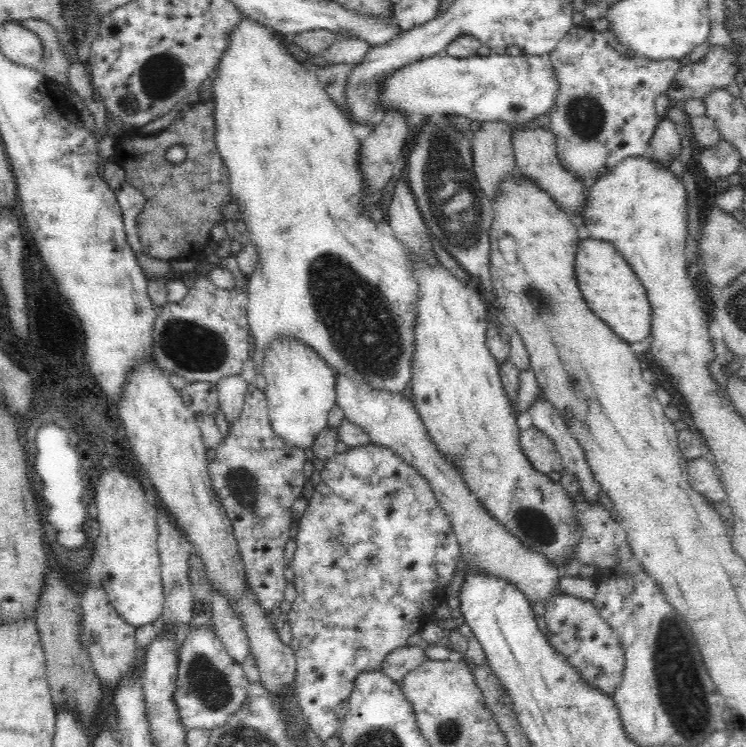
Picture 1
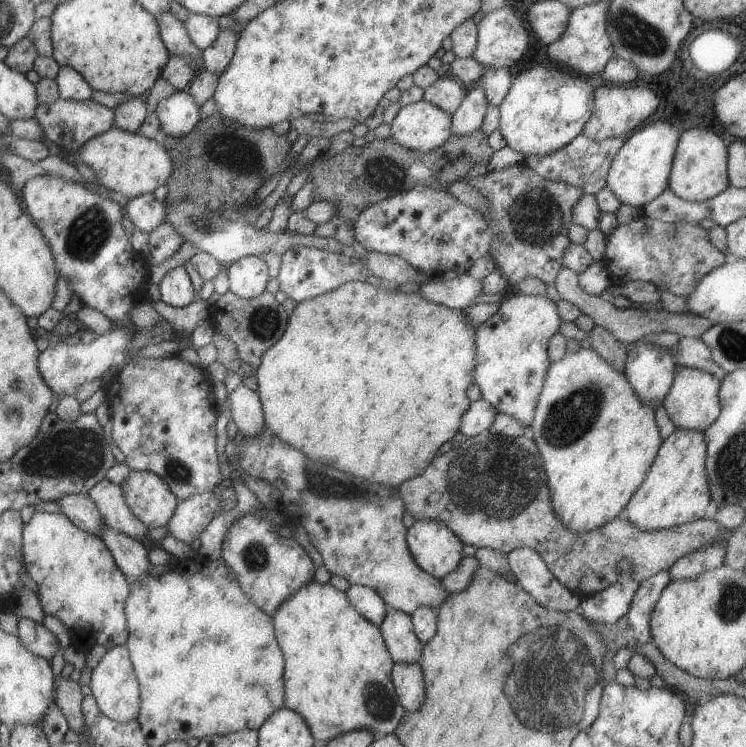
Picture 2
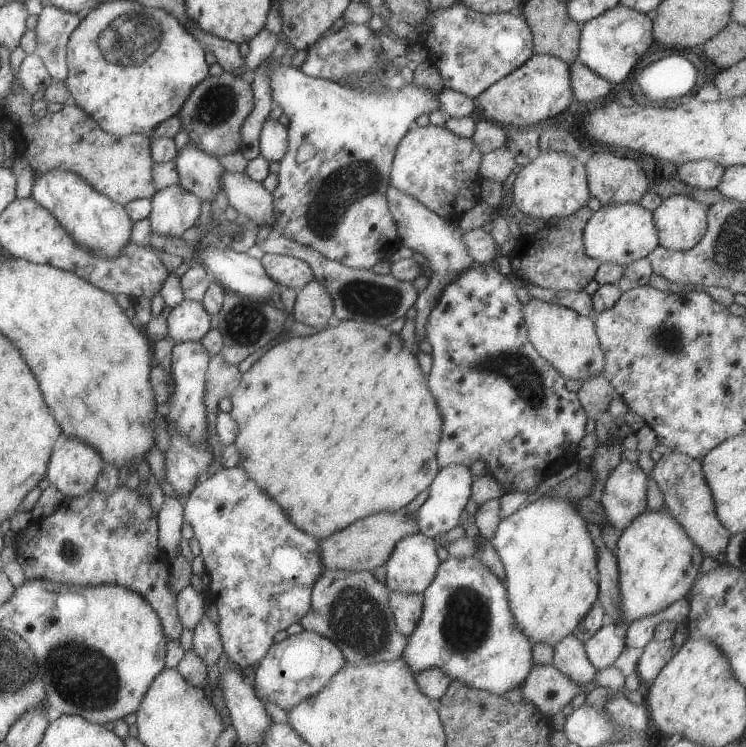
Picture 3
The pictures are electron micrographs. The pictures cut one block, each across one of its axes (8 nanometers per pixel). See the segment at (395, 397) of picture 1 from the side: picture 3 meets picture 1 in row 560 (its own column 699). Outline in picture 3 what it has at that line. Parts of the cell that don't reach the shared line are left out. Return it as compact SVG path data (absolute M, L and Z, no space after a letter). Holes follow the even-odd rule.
M683 453L662 454L650 470L650 477L659 487L668 513L685 529L685 534L700 548L703 556L715 559L726 552L730 532L718 521L711 491L703 478L700 461Z

